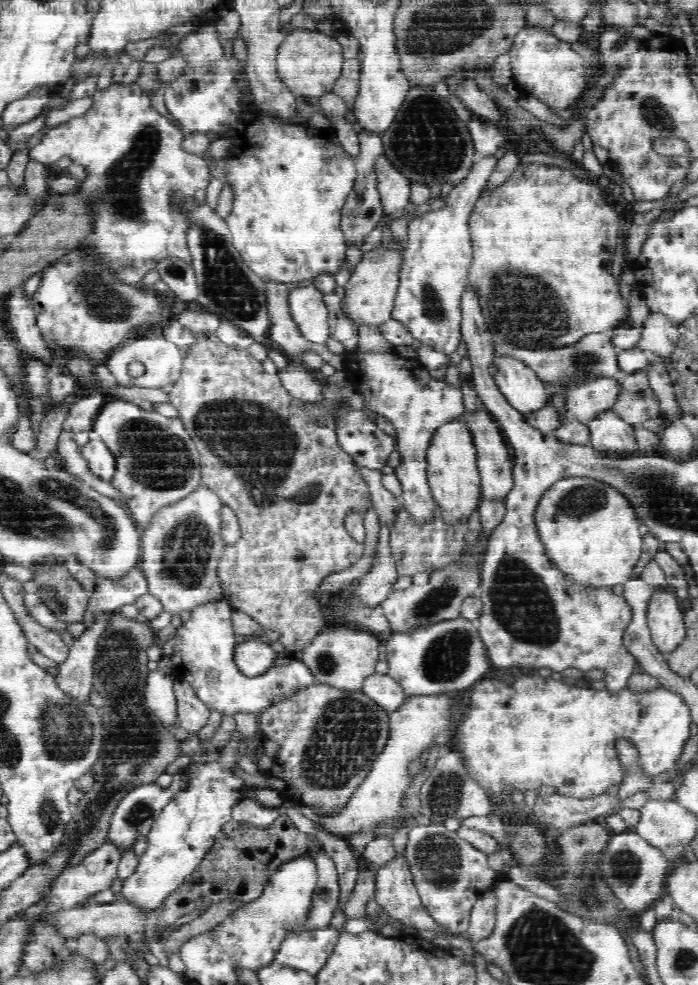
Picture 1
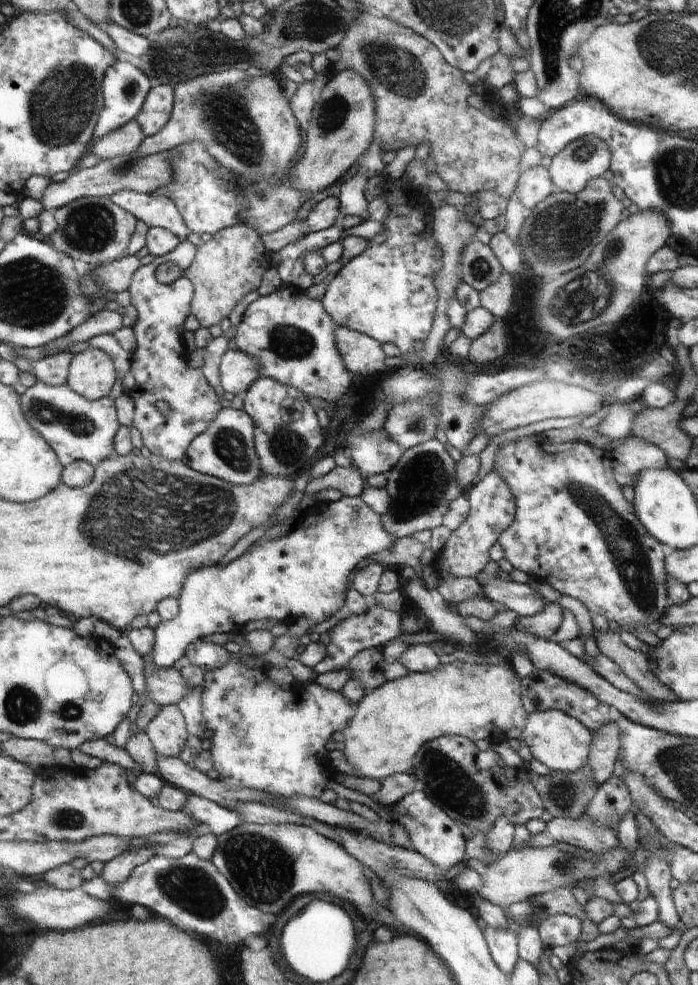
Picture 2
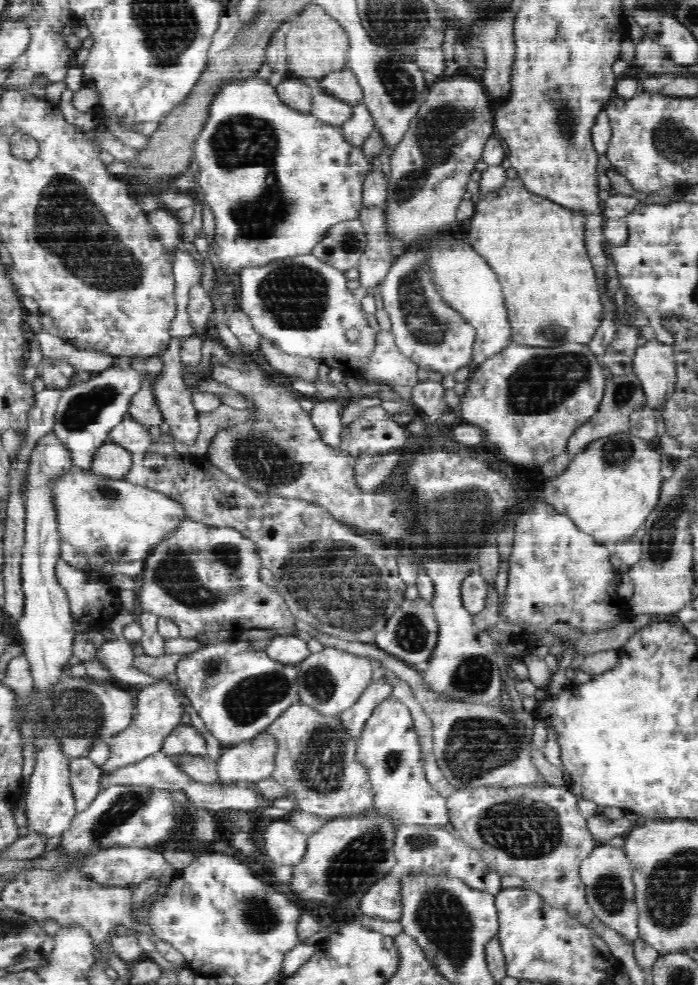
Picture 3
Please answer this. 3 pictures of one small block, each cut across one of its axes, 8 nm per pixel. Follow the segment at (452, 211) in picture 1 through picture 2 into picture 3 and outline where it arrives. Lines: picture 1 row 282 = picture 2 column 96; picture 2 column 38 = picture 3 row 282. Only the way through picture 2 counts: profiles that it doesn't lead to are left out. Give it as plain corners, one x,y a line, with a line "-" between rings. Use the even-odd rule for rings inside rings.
407,253
396,260
396,264
384,276
379,290
383,296
383,305
387,314
387,327
393,334
396,346
404,356
426,371
446,374
455,373
466,366
473,367
473,348
475,343
475,328
462,318
460,313
452,310
442,302
438,292
434,292
434,283
430,281
428,269
423,264
423,256

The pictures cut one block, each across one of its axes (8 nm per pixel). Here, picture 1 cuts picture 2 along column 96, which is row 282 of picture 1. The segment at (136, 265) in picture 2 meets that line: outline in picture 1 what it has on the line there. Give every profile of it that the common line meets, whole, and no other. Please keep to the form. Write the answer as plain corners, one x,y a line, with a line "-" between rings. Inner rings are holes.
267,281
265,283
266,308
268,313
269,326
266,335
282,350
288,358
300,356
304,352
314,352
321,356
325,362
334,366
335,370
341,370
343,353
332,353
325,343
318,343
302,336
298,325
290,316
286,294
287,285

